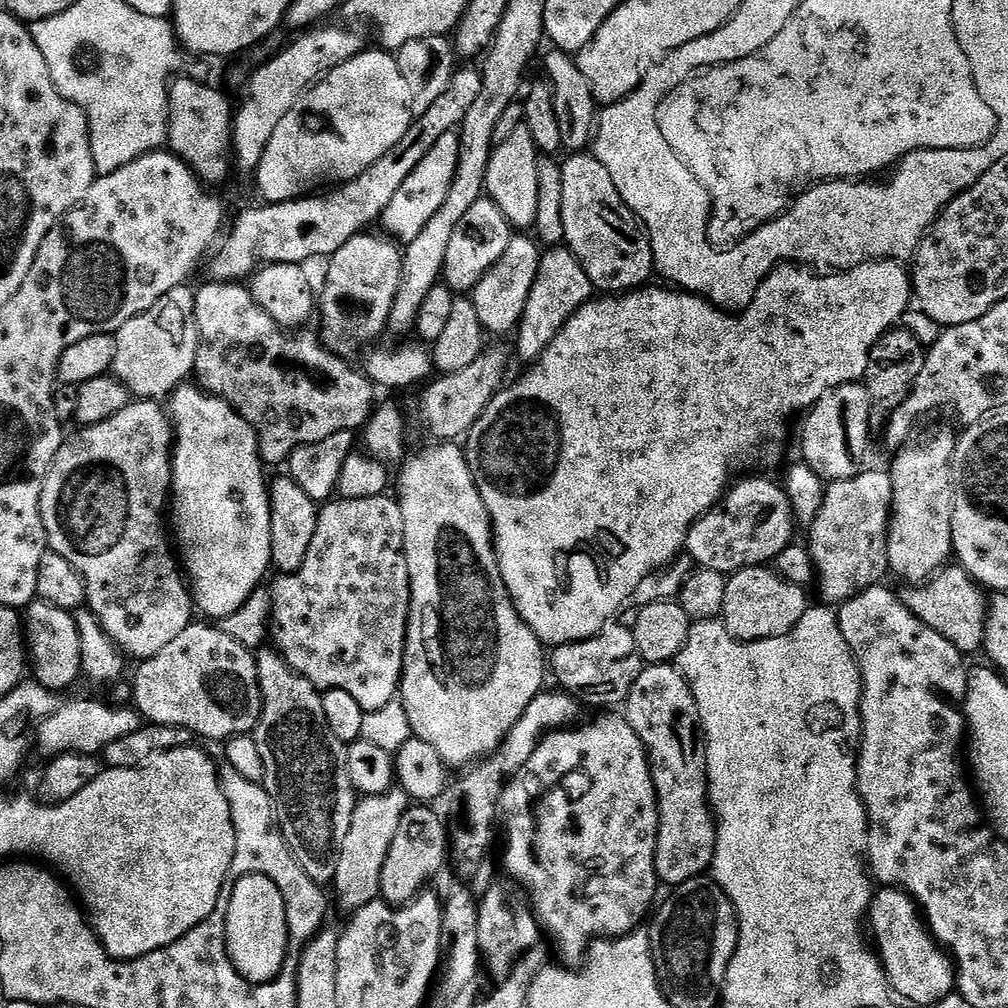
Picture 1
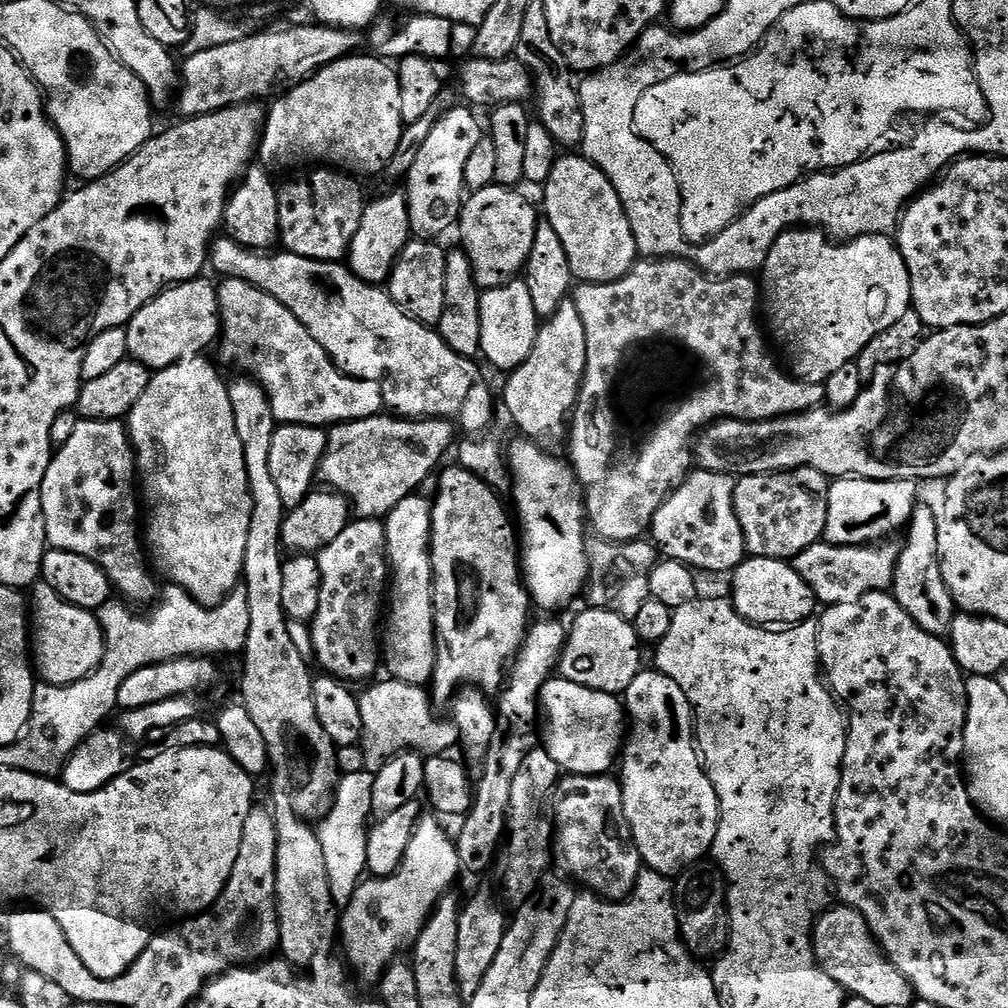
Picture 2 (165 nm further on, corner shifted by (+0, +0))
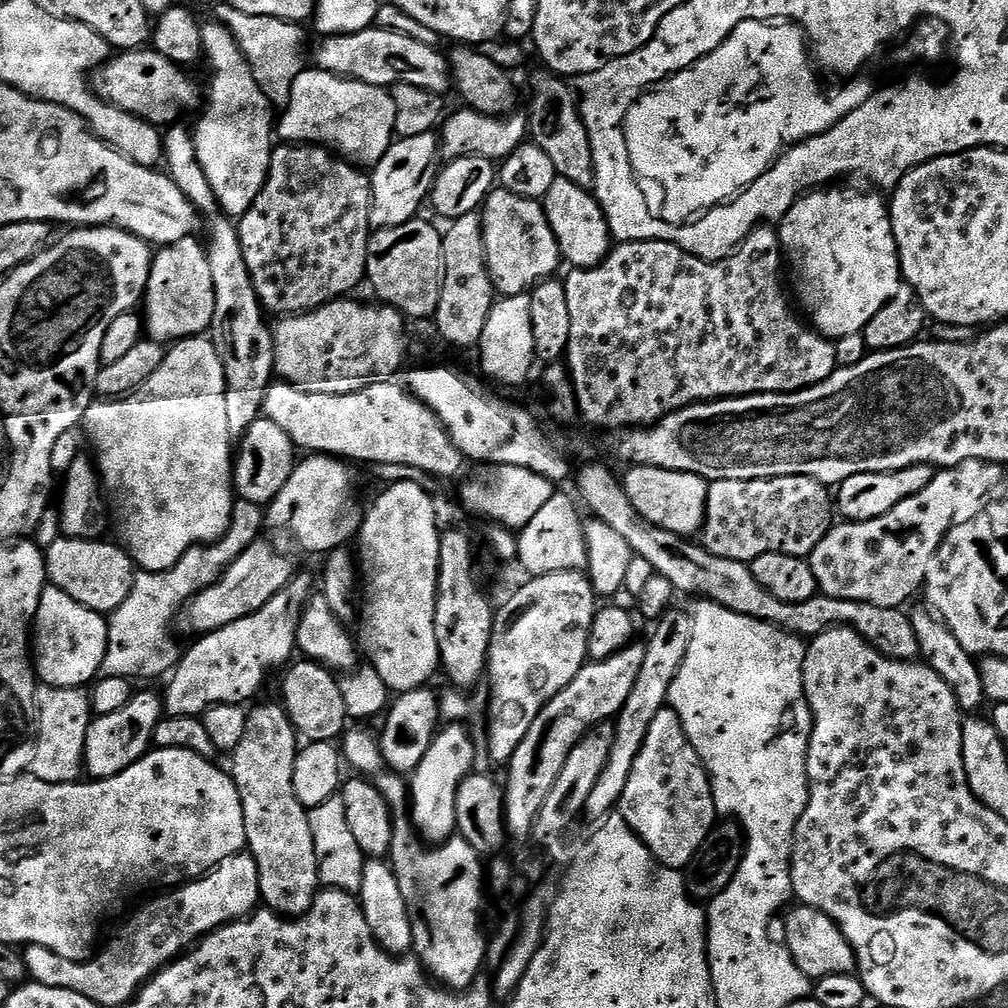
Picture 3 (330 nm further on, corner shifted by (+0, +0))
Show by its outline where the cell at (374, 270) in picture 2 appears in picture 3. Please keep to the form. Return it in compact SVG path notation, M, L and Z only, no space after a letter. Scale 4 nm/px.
M435 131L397 139L371 169L372 227L393 228L417 219L420 207L429 199L433 181L438 175L436 159L442 156L442 140Z

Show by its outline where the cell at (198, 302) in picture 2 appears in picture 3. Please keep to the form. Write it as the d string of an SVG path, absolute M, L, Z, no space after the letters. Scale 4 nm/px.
M189 238L161 247L155 253L148 279L148 290L142 301L143 319L146 321L146 332L153 340L165 346L177 340L187 340L189 336L207 333L212 327L216 298L214 296L214 278L210 274L210 262L203 243L199 239Z

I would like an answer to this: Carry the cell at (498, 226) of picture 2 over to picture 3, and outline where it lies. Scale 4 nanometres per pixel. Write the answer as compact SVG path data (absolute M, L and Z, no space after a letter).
M494 190L488 195L482 205L482 219L484 222L484 241L488 251L488 269L492 274L493 283L501 297L531 293L537 284L555 277L562 264L561 244L556 237L555 230L544 213L544 205L538 200L527 200L513 192Z

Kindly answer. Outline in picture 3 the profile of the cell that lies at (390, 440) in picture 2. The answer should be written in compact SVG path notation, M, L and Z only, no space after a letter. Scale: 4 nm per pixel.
M308 454L297 463L286 486L273 498L266 508L266 524L272 528L288 528L288 532L300 543L304 552L327 554L343 549L348 539L359 533L362 523L362 508L356 505L356 476L352 473L353 465L335 456Z

